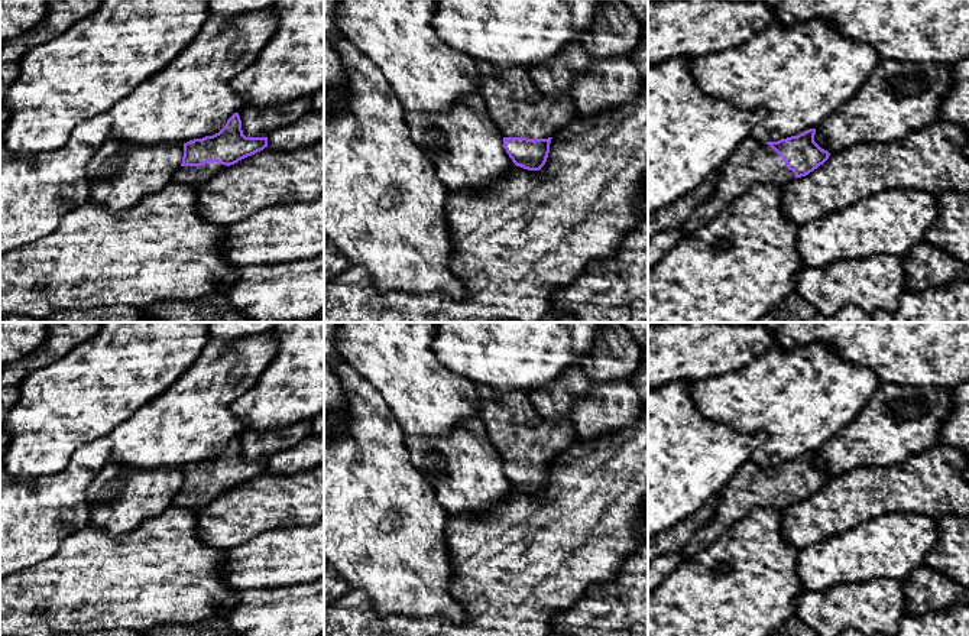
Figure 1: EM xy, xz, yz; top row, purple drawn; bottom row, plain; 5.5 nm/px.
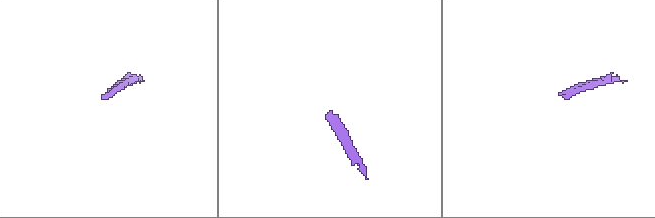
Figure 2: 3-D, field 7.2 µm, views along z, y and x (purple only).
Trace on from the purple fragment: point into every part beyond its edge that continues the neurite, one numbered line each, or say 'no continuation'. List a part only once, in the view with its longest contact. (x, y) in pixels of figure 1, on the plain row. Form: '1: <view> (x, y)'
1: xz (515, 428)

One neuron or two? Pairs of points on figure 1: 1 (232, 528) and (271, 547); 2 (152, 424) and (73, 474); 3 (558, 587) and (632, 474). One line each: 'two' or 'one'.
1: two
2: two
3: one

